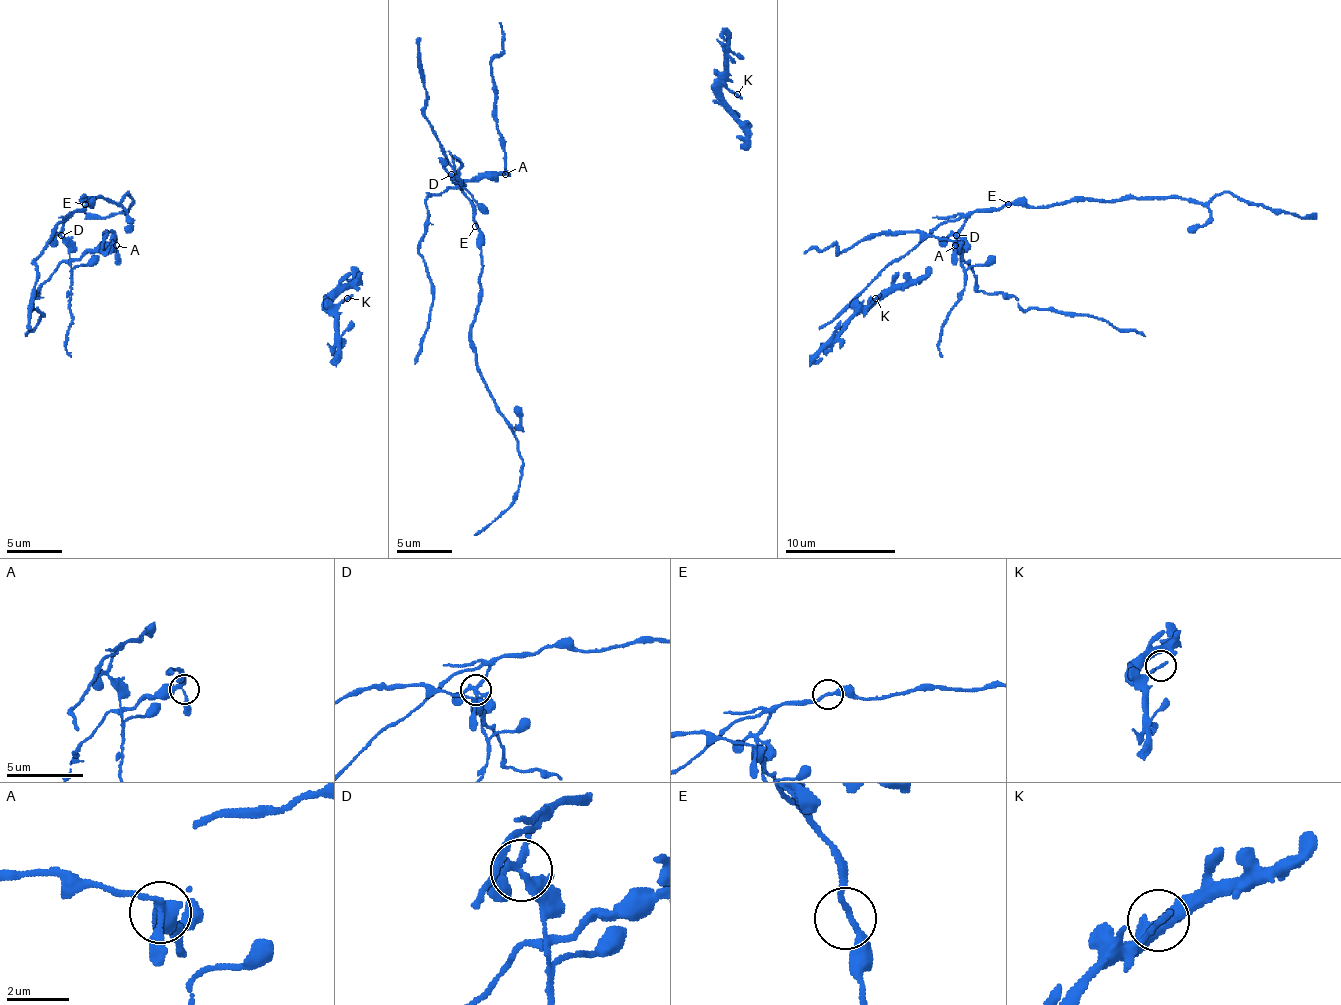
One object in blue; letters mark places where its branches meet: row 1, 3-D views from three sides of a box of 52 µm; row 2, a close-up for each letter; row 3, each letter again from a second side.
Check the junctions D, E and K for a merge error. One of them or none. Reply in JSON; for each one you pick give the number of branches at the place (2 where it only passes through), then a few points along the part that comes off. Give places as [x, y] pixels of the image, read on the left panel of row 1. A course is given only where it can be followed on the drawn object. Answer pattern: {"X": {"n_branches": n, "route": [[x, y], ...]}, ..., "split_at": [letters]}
{"D": {"n_branches": 3, "route": [[60, 234], [69, 262], [63, 262], [35, 292], [38, 292], [30, 309], [44, 314], [24, 336]]}, "split_at": ["D"]}

